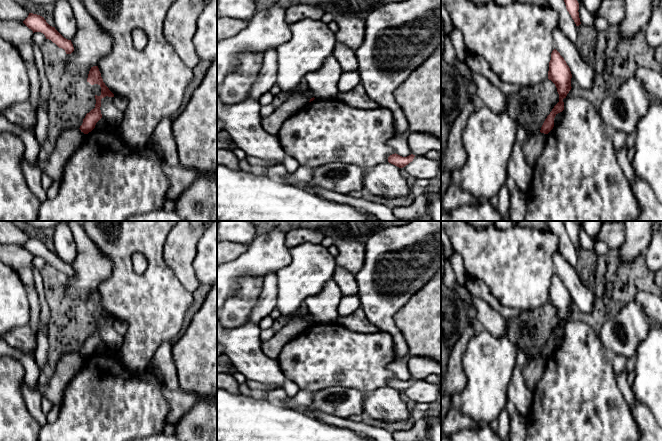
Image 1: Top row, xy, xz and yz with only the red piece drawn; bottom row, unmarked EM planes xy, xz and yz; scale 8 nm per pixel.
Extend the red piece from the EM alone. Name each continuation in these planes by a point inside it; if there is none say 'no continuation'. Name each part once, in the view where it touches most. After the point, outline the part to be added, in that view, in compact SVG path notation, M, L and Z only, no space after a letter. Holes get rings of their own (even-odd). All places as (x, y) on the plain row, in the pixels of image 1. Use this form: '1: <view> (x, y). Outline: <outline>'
no continuation

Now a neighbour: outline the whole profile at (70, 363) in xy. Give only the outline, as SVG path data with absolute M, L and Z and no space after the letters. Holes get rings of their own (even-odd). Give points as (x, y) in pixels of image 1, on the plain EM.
M79 352L64 353L56 364L55 370L50 374L48 382L45 385L38 383L37 390L53 406L61 406L64 389L84 364L85 358Z

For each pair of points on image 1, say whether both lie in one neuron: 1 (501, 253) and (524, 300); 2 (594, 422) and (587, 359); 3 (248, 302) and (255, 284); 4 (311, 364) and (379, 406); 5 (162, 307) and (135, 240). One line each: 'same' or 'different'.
1: same
2: same
3: same
4: different
5: same

